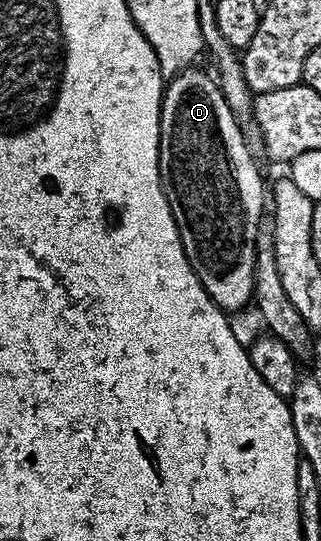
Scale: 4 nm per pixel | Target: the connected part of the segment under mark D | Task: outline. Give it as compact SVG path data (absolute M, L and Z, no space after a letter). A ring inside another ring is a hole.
M189 67L177 73L175 77L167 82L164 90L164 98L160 100L160 182L164 188L166 199L170 203L170 211L174 215L174 223L178 227L180 242L184 248L186 259L198 275L200 286L210 295L214 305L221 311L239 311L253 300L256 291L256 247L258 238L261 236L260 216L266 213L266 181L260 178L260 169L256 166L256 161L252 158L252 153L248 150L248 141L244 138L244 133L240 130L241 122L234 111L230 111L230 103L222 95L217 78L211 72L204 69Z

